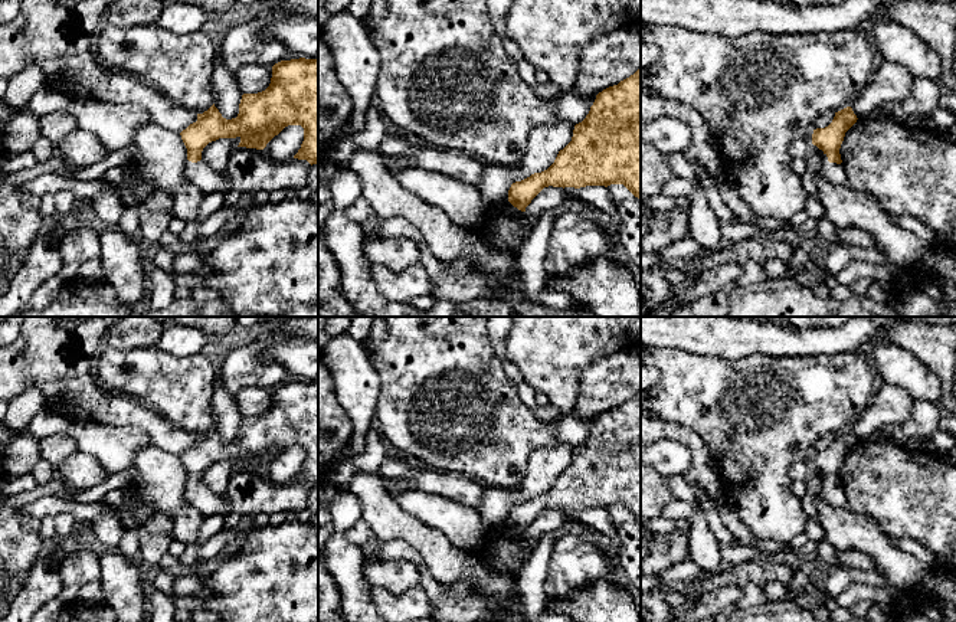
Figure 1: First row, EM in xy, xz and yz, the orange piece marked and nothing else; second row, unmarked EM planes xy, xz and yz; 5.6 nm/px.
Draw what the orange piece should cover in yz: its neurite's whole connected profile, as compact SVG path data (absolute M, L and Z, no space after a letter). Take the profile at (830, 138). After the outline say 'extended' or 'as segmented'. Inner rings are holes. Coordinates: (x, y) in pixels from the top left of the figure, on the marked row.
M847 107L835 112L835 117L828 127L813 130L812 144L824 151L829 163L842 163L839 148L845 132L857 122L857 120L852 108Z | as segmented

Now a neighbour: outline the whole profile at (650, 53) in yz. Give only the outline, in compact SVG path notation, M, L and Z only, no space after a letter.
M641 42L641 68L646 68L657 62L661 56L661 49L654 43Z

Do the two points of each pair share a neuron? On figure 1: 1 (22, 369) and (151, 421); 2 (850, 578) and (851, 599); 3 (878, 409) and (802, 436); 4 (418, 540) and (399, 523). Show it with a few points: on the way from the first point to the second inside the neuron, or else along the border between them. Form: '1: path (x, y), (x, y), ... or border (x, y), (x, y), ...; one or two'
1: path (53, 375), (81, 400), (120, 411); one
2: border (883, 586), (850, 583), (835, 598); two
3: border (873, 392), (863, 413), (848, 428); two
4: path (413, 536), (403, 526); one

